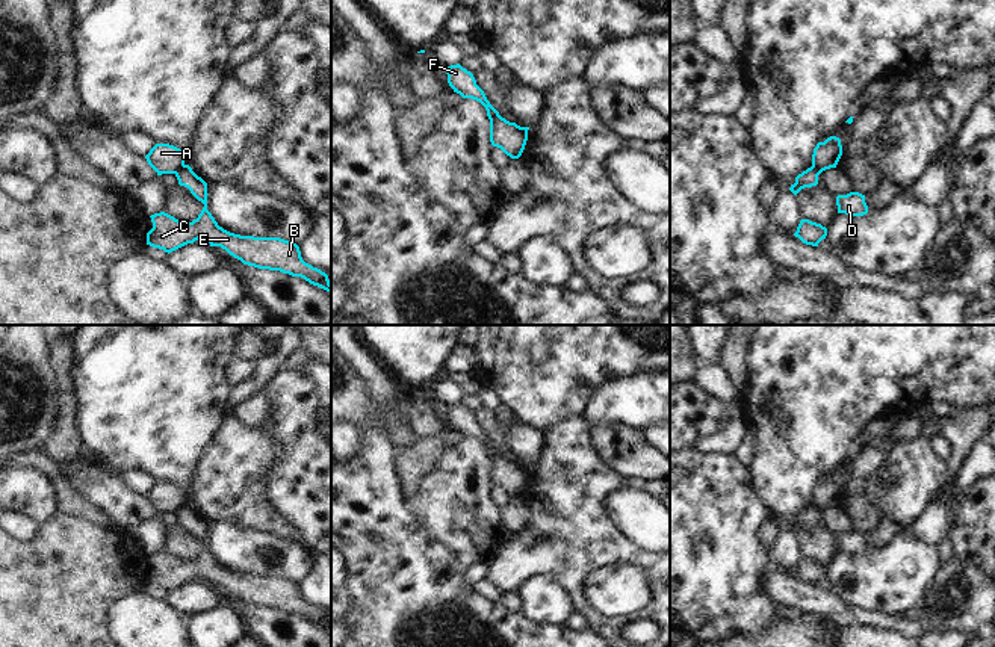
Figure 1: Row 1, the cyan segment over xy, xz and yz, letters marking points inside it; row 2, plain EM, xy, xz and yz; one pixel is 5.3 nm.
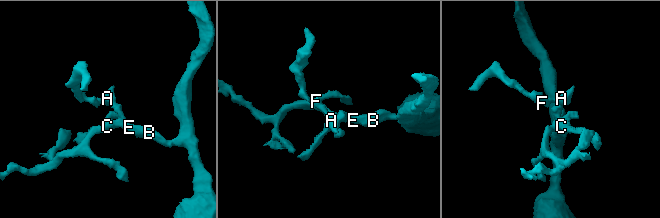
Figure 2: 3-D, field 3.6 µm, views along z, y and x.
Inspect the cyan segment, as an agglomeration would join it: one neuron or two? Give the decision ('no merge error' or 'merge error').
merge error

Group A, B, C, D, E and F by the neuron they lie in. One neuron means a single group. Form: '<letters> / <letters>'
A F / B C D E

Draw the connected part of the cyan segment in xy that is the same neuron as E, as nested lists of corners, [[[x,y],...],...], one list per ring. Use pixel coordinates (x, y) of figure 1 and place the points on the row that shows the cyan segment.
[[[189,165],[177,171],[175,177],[178,184],[188,187],[204,207],[192,222],[178,221],[165,212],[151,215],[153,228],[147,233],[147,245],[169,254],[198,239],[206,240],[210,246],[221,246],[243,265],[301,277],[331,293],[328,275],[305,263],[296,243],[280,237],[240,236],[224,230],[207,210],[207,183]]]

